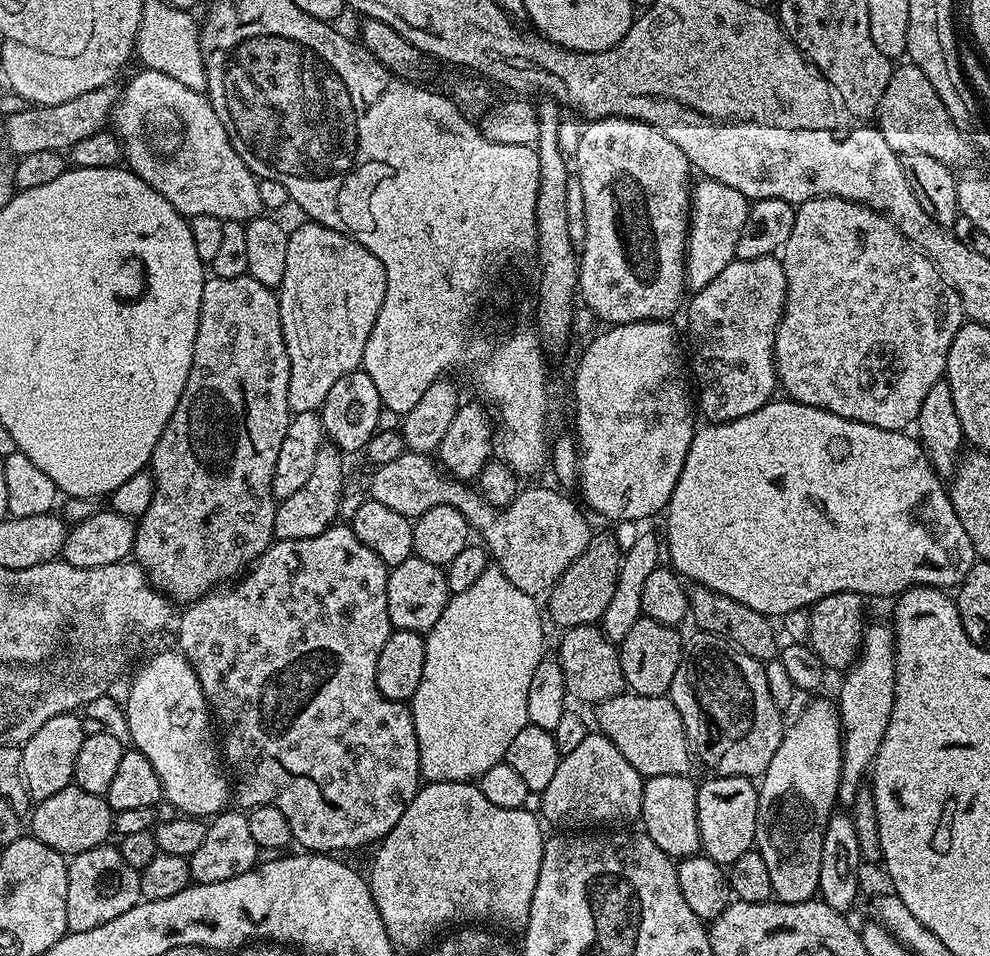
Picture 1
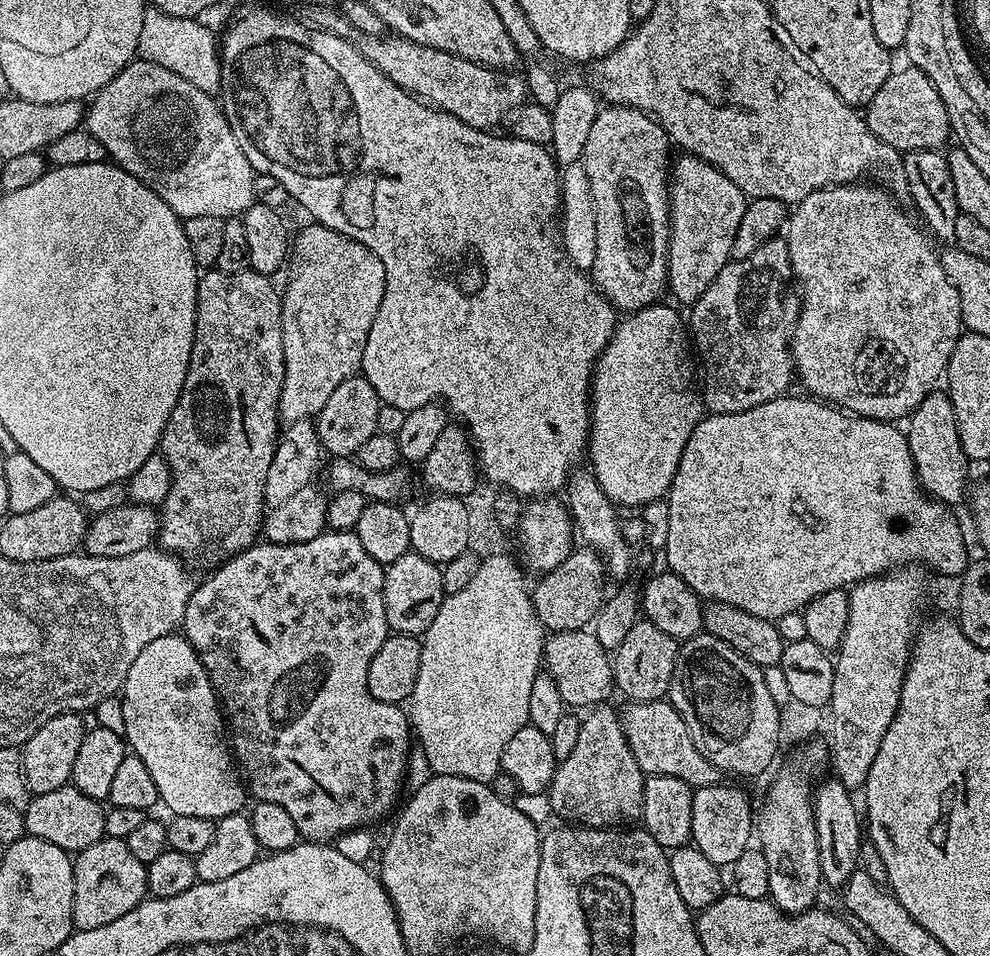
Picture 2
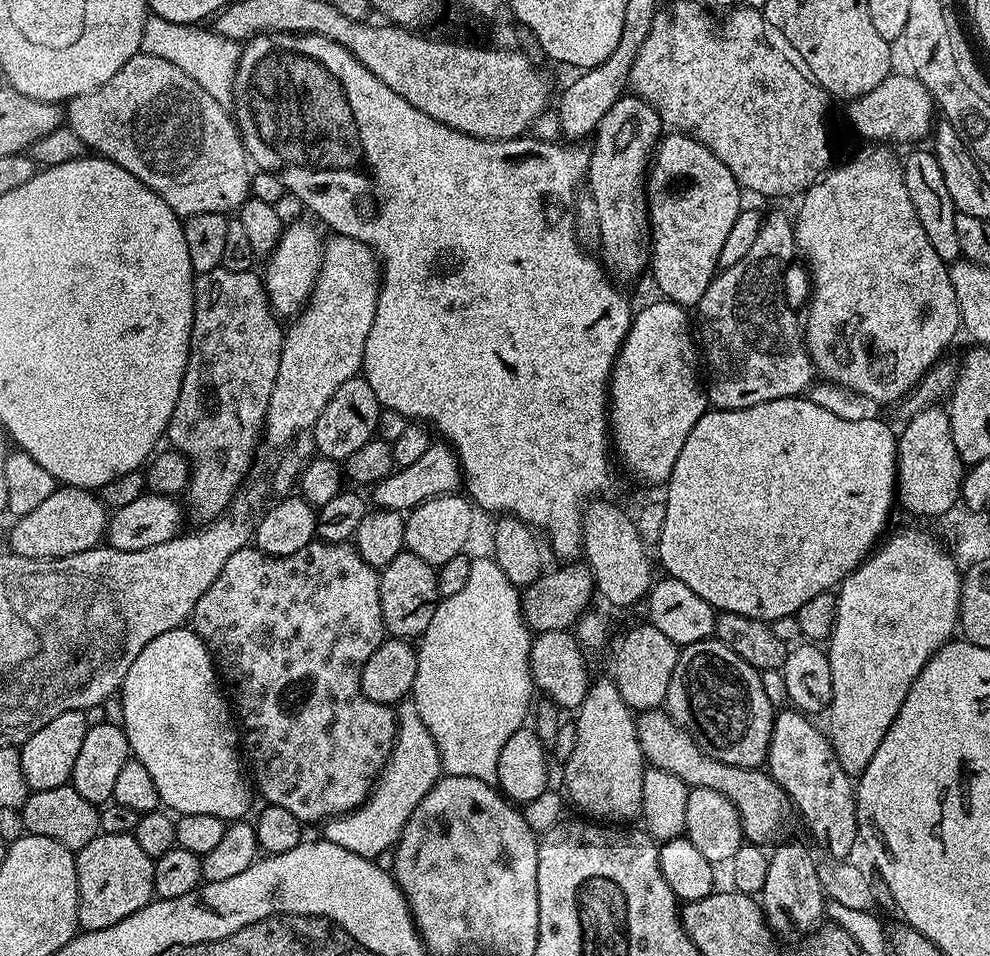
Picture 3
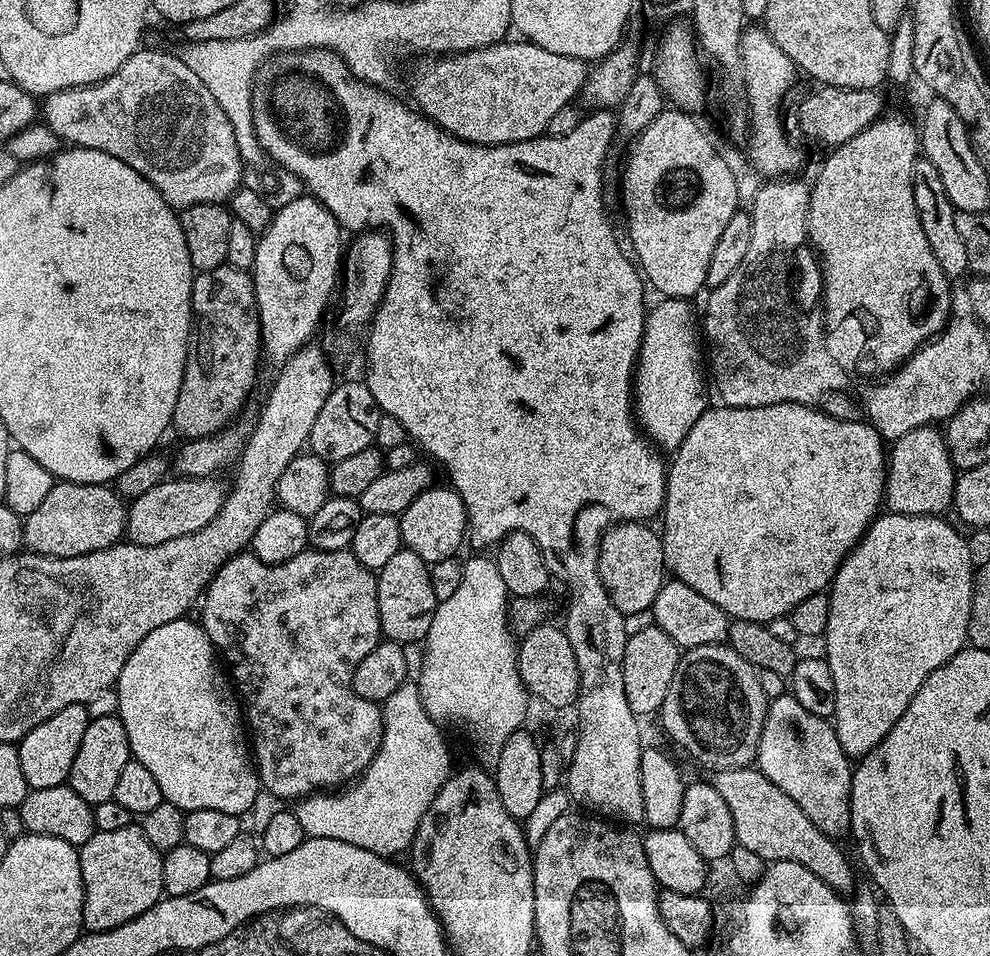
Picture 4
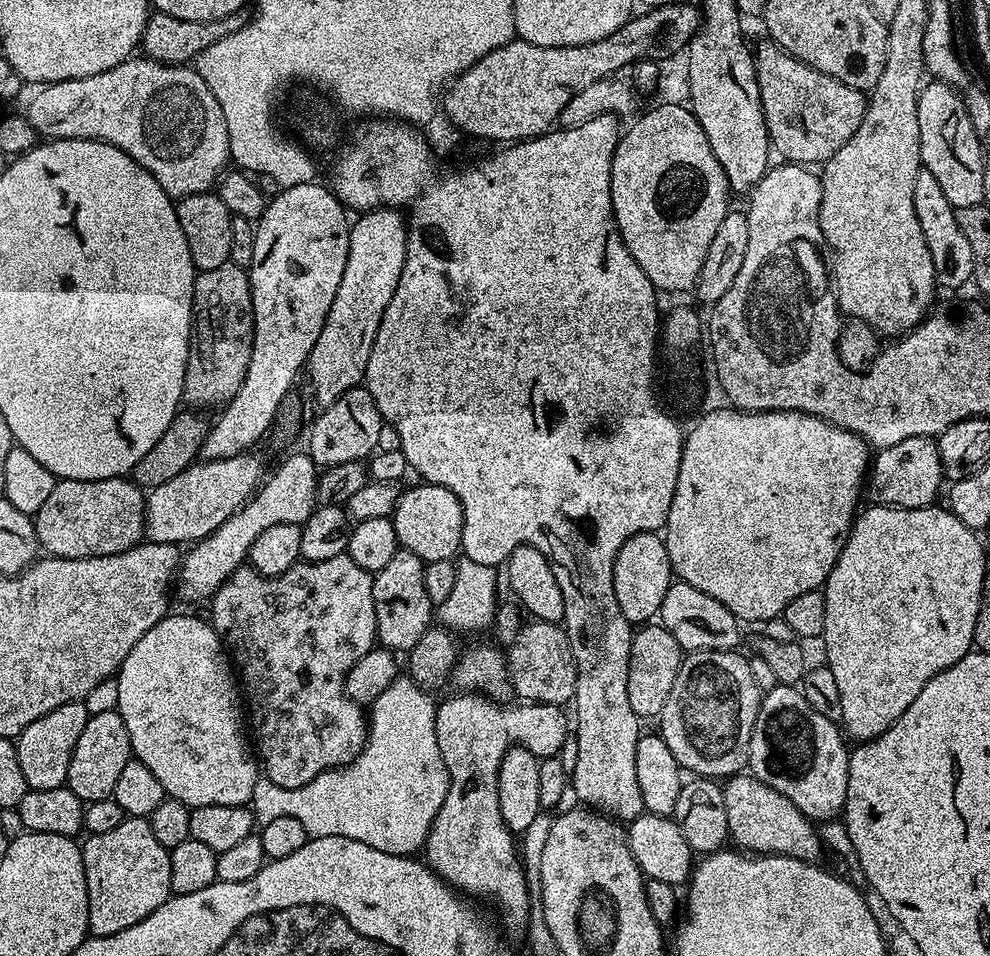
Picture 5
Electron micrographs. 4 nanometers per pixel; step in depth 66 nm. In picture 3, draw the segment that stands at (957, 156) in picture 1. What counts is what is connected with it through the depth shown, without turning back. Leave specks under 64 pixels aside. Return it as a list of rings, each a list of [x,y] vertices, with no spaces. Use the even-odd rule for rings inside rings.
[[[890,74],[870,94],[862,94],[847,105],[848,120],[858,135],[865,136],[865,141],[912,144],[915,140],[927,141],[933,135],[938,109],[930,90],[914,75],[896,75]]]

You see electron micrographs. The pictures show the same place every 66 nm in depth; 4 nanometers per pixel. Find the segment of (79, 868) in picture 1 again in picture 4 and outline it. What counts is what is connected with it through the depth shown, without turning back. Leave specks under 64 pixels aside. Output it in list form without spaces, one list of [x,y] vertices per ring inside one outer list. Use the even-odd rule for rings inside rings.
[[[135,823],[122,830],[95,832],[78,851],[84,883],[84,928],[88,932],[114,930],[138,914],[146,914],[164,896],[163,855],[146,842],[146,834]]]

